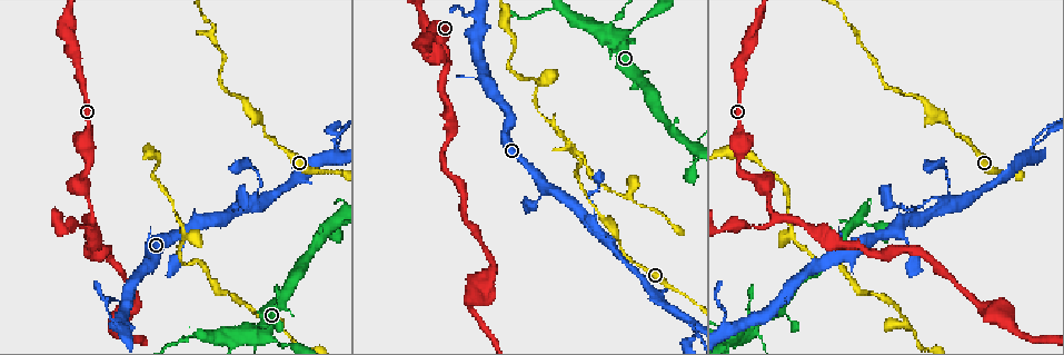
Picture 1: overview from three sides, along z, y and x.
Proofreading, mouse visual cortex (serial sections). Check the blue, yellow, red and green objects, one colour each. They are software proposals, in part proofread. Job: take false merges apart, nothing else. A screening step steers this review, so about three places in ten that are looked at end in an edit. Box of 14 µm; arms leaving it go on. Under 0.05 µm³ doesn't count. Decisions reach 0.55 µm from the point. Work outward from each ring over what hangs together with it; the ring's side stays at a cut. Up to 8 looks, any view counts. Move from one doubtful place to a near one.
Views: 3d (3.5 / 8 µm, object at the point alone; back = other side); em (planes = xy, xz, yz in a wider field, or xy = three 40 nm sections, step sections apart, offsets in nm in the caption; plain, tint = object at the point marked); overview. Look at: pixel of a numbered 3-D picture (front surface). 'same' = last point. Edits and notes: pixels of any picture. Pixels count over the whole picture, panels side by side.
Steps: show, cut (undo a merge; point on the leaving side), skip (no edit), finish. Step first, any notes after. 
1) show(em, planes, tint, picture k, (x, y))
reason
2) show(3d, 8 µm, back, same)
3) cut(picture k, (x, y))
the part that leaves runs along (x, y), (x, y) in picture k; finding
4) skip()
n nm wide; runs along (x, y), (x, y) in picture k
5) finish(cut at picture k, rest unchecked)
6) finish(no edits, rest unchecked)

show(3d, 8 µm, picture 1, (944, 205))
four or more arms meet

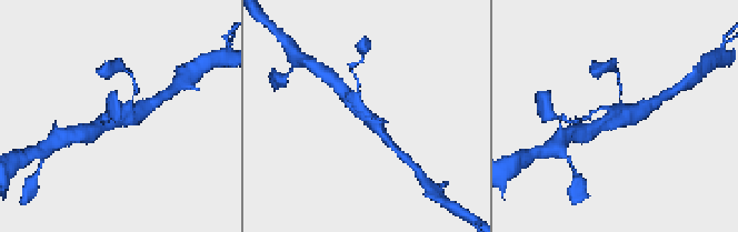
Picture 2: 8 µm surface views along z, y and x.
show(3d, 3.5 µm, picture 2, (612, 117))

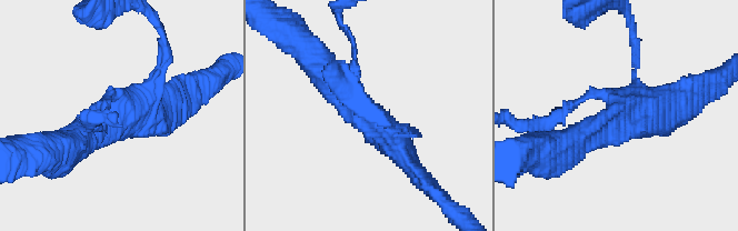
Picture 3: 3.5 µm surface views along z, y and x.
skip()
arms of 150, 200, 350, 350 nm; runs along (321, 68), (414, 170) in picture 3; continuous, no second cell

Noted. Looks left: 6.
show(3d, 3.5 µm, picture 1, (335, 153))
three arms meet

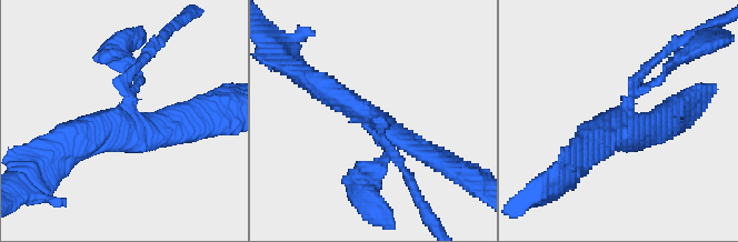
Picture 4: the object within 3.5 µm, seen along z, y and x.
show(em, planes, tint, picture 4, (624, 124))
3 arms; arms of 150, 250, 400 nm; now the EM

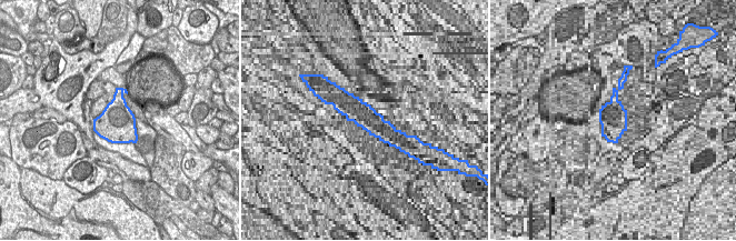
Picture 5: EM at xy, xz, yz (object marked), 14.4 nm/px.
cut(picture 4, (141, 62))
a second cell is stuck on

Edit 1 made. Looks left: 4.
show(3d, 3.5 µm, picture 1, (921, 99))
thick turns thin

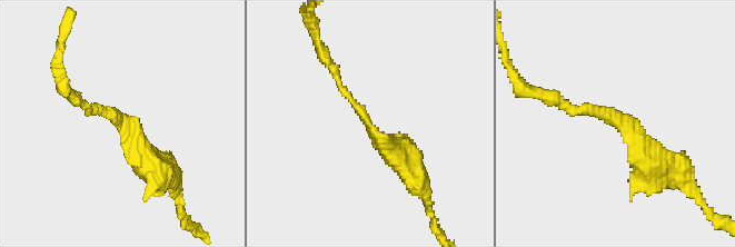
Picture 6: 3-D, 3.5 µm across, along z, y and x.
show(em, xy, step 2, tint, picture 6, (620, 118))
need the tissue

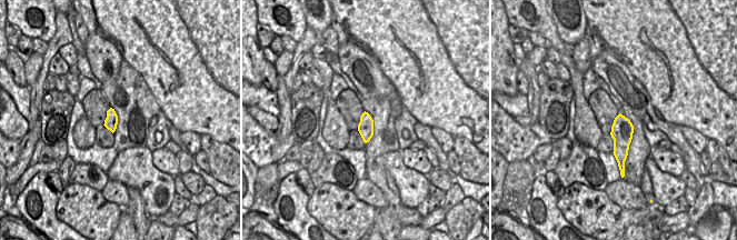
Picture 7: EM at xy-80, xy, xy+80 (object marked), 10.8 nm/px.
skip()
runs along (410, 166), (379, 140), (331, 66) in picture 6; all the same cell

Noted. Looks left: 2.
finish(cut at picture 4, rest unchecked)

